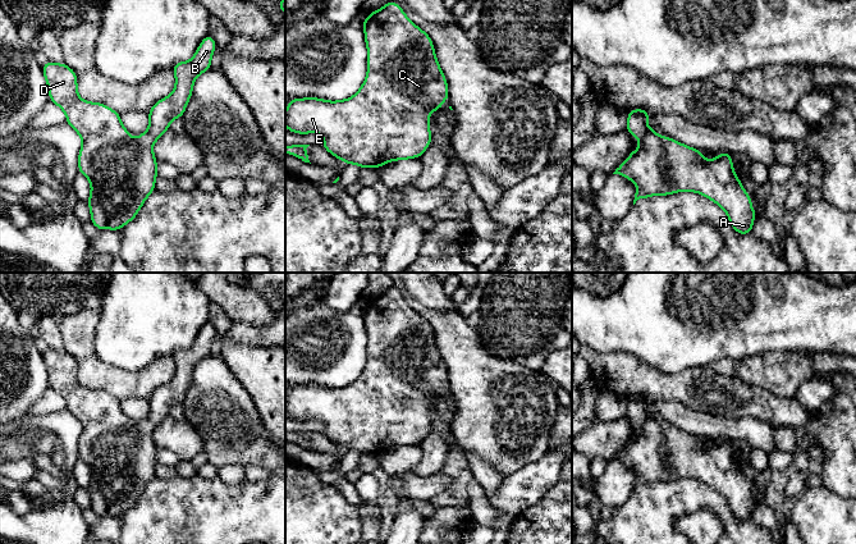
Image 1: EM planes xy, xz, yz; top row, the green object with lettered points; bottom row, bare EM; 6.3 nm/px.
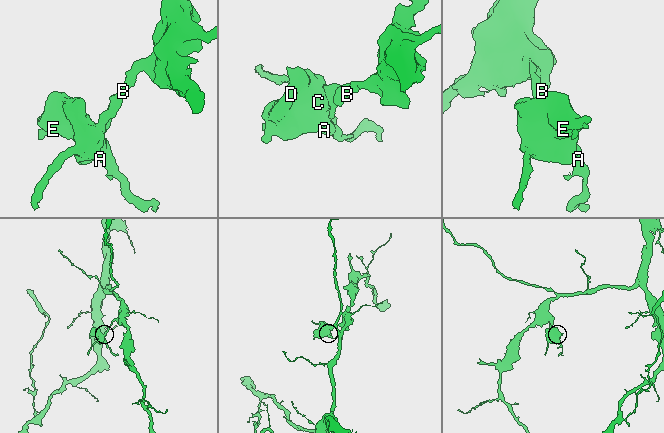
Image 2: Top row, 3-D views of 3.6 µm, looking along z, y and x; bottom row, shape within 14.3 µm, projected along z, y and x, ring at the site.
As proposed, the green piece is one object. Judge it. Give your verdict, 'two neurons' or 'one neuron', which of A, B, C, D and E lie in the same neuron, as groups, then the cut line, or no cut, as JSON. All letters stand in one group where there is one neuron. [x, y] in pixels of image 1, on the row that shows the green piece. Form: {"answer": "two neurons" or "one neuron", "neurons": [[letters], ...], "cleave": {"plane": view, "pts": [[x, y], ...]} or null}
{"answer": "one neuron", "neurons": [["A", "B", "C", "D", "E"]], "cleave": null}

